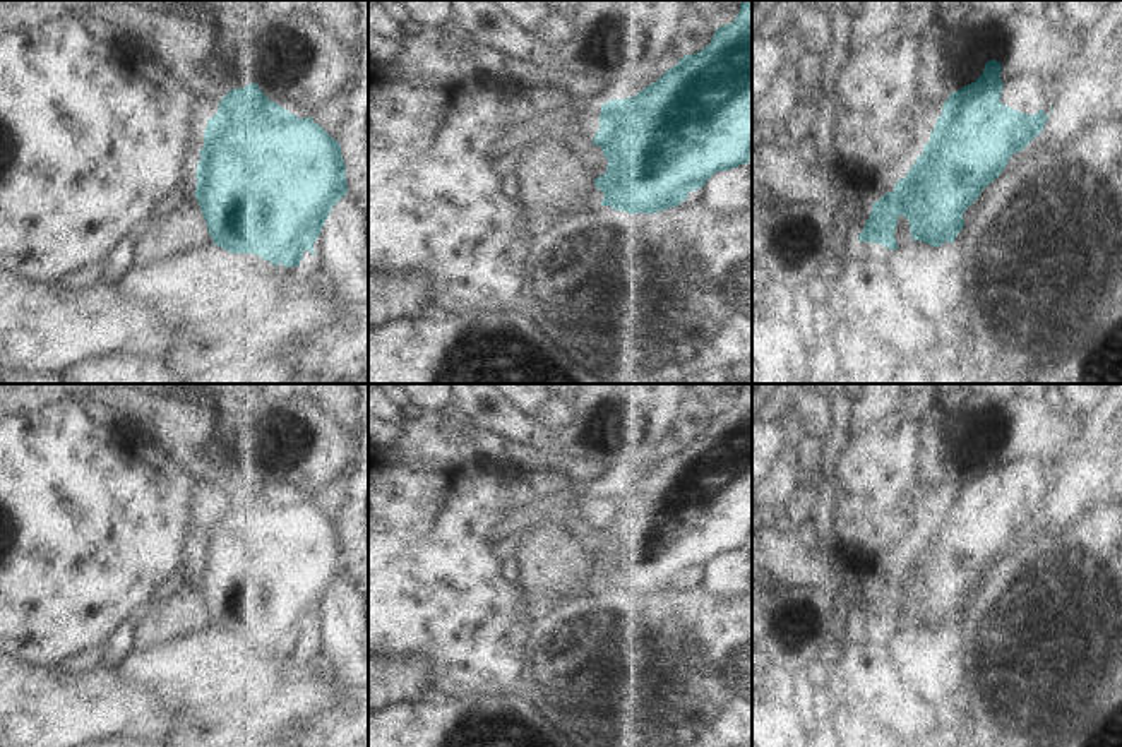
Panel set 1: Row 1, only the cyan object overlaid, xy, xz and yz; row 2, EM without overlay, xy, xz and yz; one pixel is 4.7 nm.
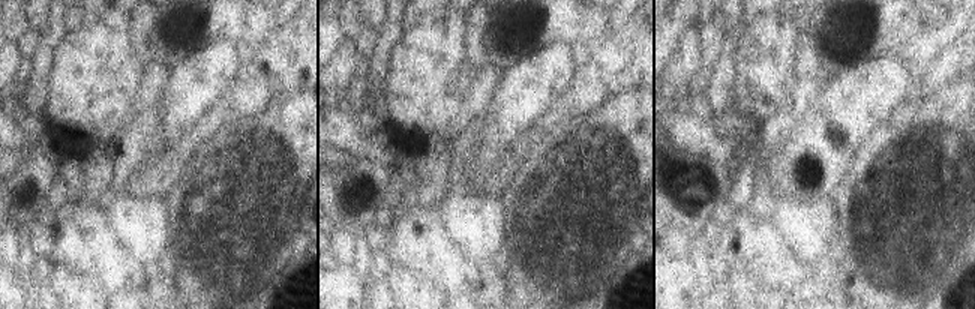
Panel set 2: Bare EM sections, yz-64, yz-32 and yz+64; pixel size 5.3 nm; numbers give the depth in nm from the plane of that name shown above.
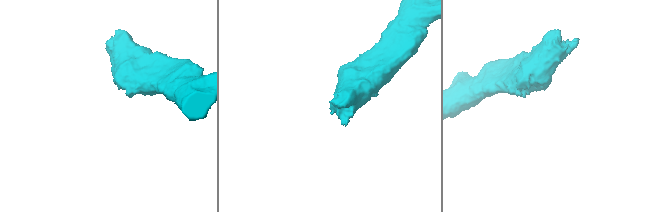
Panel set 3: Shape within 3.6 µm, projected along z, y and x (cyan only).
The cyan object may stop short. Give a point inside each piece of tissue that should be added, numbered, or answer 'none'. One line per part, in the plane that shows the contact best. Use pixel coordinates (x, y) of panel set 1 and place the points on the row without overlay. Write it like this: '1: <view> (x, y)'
1: yz (1044, 465)

